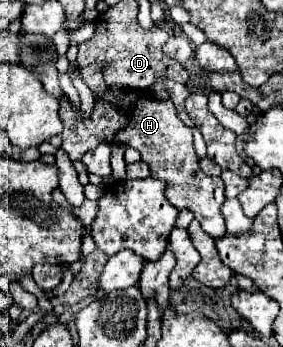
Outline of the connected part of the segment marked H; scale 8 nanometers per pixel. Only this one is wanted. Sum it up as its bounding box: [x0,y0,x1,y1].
[61,63,225,237]

